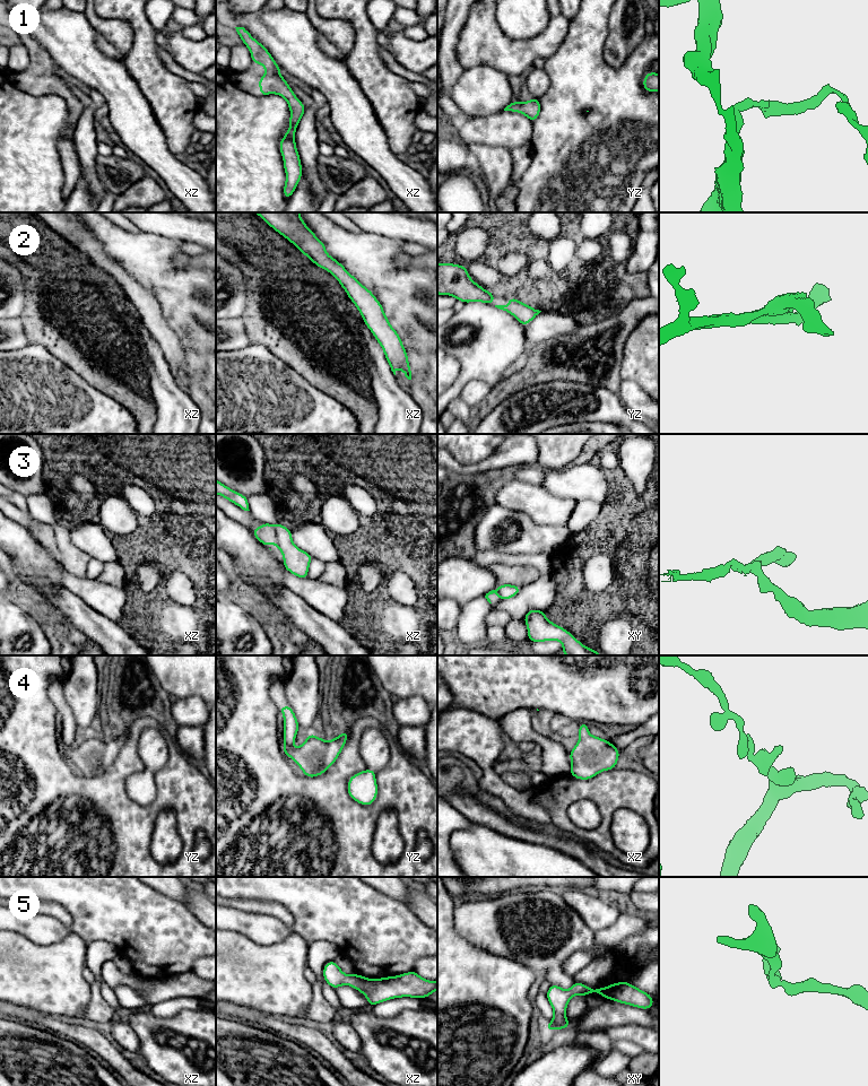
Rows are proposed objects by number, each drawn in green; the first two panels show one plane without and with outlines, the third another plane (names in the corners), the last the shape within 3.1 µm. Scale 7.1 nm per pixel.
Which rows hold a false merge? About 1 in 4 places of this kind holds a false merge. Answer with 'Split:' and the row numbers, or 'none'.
Split: 3

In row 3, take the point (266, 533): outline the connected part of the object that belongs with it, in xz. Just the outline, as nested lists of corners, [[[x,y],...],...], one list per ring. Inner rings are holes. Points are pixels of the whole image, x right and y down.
[[[263,522],[261,527],[254,528],[252,533],[267,548],[269,548],[268,547],[269,544],[275,544],[278,547],[277,540],[276,540],[276,529],[274,524]]]

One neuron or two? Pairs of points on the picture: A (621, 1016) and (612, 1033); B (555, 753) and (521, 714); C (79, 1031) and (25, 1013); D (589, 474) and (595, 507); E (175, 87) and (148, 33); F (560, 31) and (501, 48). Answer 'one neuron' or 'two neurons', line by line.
A: two neurons
B: one neuron
C: one neuron
D: two neurons
E: one neuron
F: one neuron

